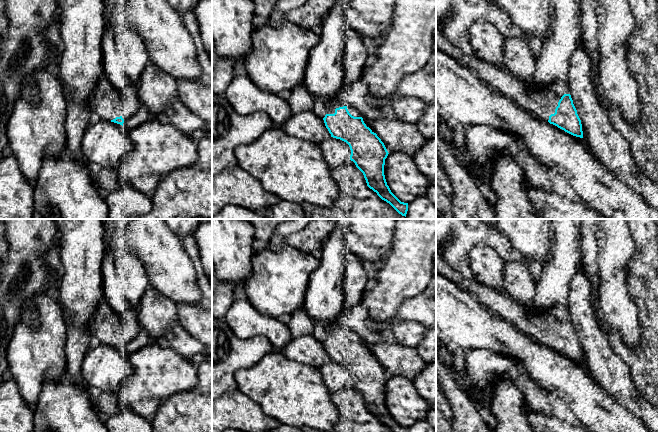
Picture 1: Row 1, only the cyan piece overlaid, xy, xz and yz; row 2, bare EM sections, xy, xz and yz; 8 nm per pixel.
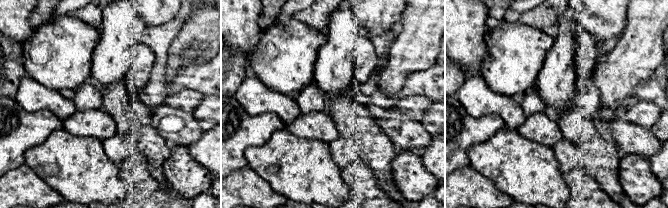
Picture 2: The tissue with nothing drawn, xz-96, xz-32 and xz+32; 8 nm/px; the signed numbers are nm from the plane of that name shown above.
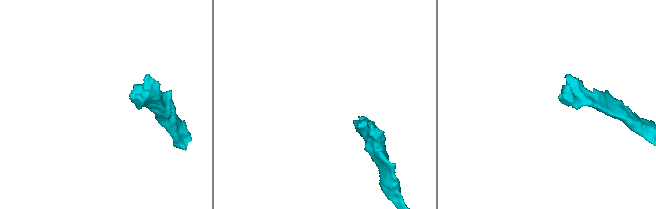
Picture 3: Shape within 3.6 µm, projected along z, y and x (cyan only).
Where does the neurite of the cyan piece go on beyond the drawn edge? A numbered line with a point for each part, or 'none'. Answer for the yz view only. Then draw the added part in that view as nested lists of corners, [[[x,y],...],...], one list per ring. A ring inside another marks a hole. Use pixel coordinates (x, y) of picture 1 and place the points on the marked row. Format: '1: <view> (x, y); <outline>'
1: yz (541, 101); [[[436,19],[436,49],[441,50],[450,56],[454,57],[461,63],[465,64],[471,69],[481,80],[486,84],[493,86],[499,93],[507,96],[512,101],[516,102],[519,106],[525,109],[527,112],[535,115],[537,118],[548,121],[549,116],[555,113],[555,109],[558,106],[558,102],[564,94],[570,94],[569,86],[567,82],[553,81],[541,86],[535,86],[531,82],[526,82],[510,73],[508,73],[503,67],[496,64],[489,63],[480,58],[469,57],[464,54],[460,48],[455,45],[447,36],[443,33],[443,25]]]

